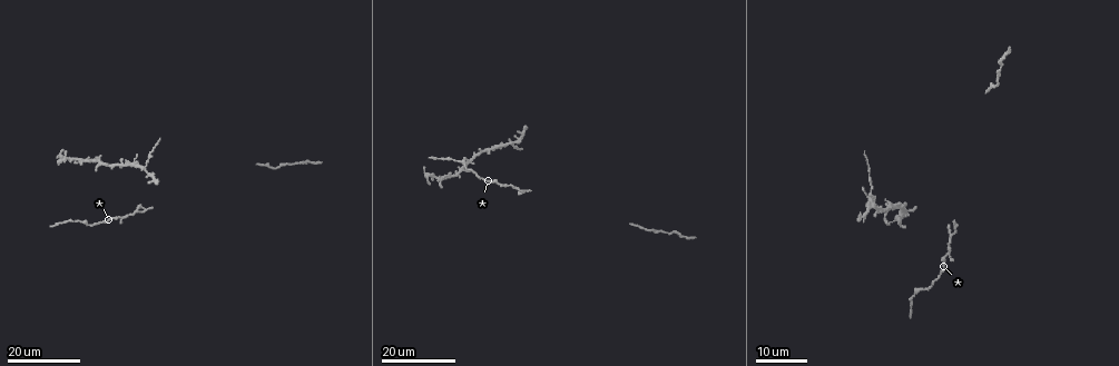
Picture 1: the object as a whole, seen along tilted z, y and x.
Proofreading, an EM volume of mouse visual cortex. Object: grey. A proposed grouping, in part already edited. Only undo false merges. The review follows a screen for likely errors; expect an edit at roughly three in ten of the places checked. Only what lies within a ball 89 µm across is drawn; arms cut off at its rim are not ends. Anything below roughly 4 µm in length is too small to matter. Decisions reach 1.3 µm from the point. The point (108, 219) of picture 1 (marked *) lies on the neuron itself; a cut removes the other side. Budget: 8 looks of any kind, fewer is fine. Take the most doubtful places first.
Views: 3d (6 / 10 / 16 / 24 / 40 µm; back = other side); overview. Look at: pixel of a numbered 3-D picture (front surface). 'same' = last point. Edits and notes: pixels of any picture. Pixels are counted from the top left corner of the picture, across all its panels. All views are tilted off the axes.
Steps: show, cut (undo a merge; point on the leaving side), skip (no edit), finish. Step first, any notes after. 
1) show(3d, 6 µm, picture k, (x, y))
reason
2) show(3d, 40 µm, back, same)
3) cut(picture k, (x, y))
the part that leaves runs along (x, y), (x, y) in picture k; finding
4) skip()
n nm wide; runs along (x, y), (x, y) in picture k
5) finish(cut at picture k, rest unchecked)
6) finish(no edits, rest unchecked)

show(3d, 24 µm, picture 1, (144, 168))
four arms meet

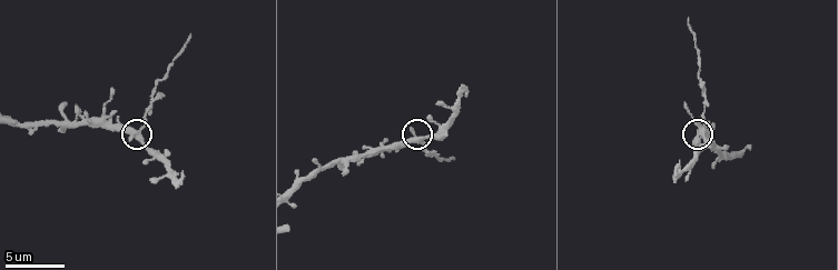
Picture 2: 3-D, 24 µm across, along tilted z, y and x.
show(3d, 10 µm, picture 2, (139, 133))

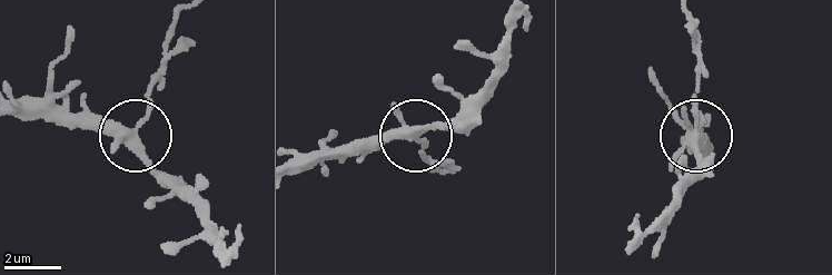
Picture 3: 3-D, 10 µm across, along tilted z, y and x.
cut(picture 3, (148, 98))
4 arms; the part that leaves runs along (130, 127), (147, 110), (149, 84), (179, 15) in picture 3; a second neuron is stuck on

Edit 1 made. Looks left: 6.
show(3d, 16 µm, picture 1, (100, 162))
four-way junction

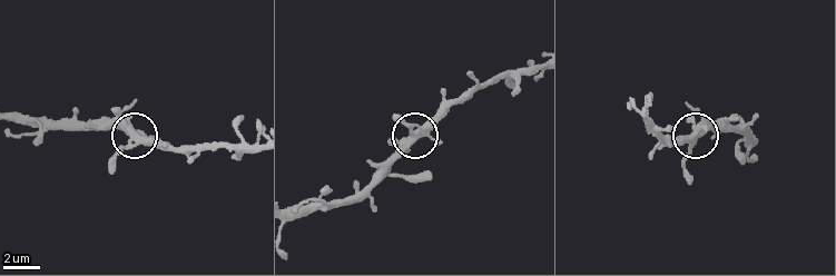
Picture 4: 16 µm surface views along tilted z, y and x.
show(3d, 10 µm, picture 4, (418, 135))

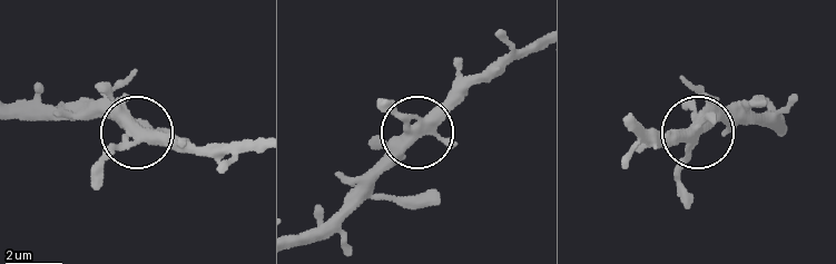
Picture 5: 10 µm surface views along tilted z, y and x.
skip()
all the same neuron

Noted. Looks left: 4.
show(3d, 16 µm, picture 1, (917, 287))

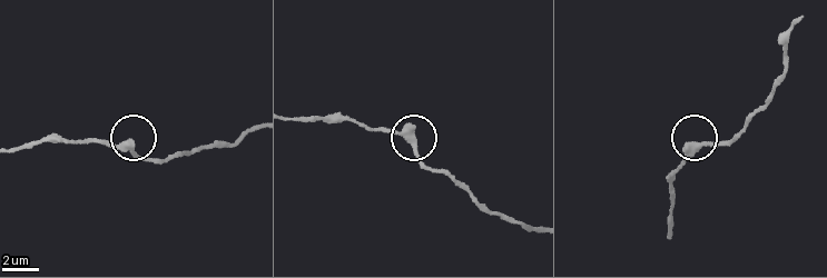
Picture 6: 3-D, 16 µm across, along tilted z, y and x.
show(3d, 6 µm, picture 6, (412, 129))

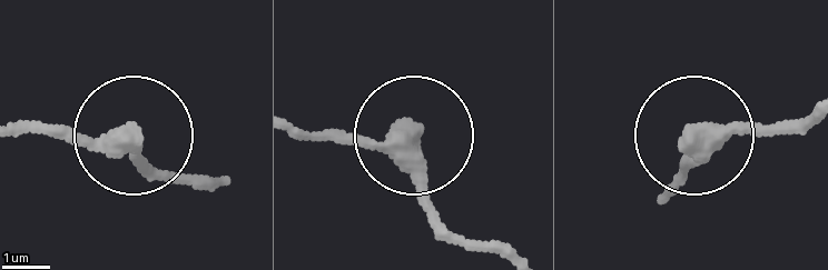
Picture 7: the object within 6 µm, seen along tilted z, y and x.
skip()
runs along (500, 253), (452, 239), (413, 141), (345, 144), (298, 131) in picture 7; all the same neuron

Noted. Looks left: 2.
show(3d, 16 µm, picture 1, (119, 218))
three-way junction

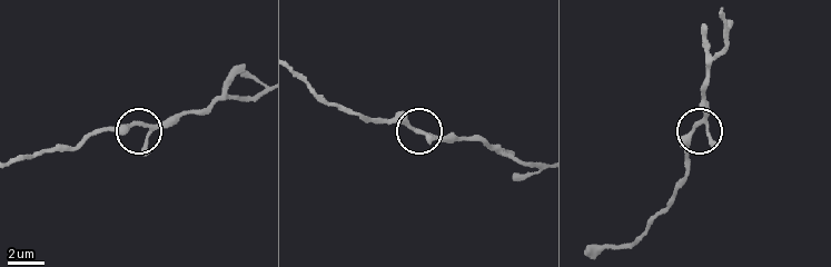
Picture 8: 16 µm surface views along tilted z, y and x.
show(3d, 6 µm, picture 8, (420, 133))

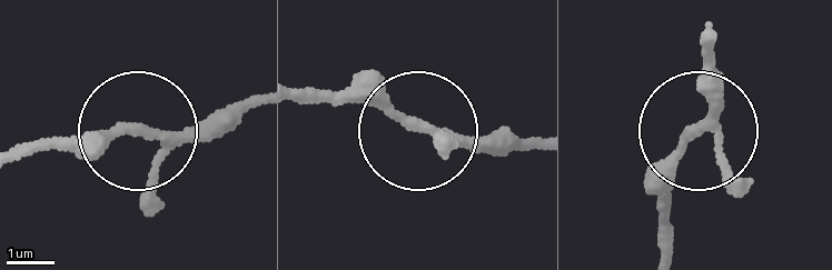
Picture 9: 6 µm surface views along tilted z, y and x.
skip()
3 arms; runs along (21, 157), (148, 132), (207, 136), (250, 108) in picture 9; continuous, no second neuron

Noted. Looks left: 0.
finish(cut at picture 3, rest unchecked)

